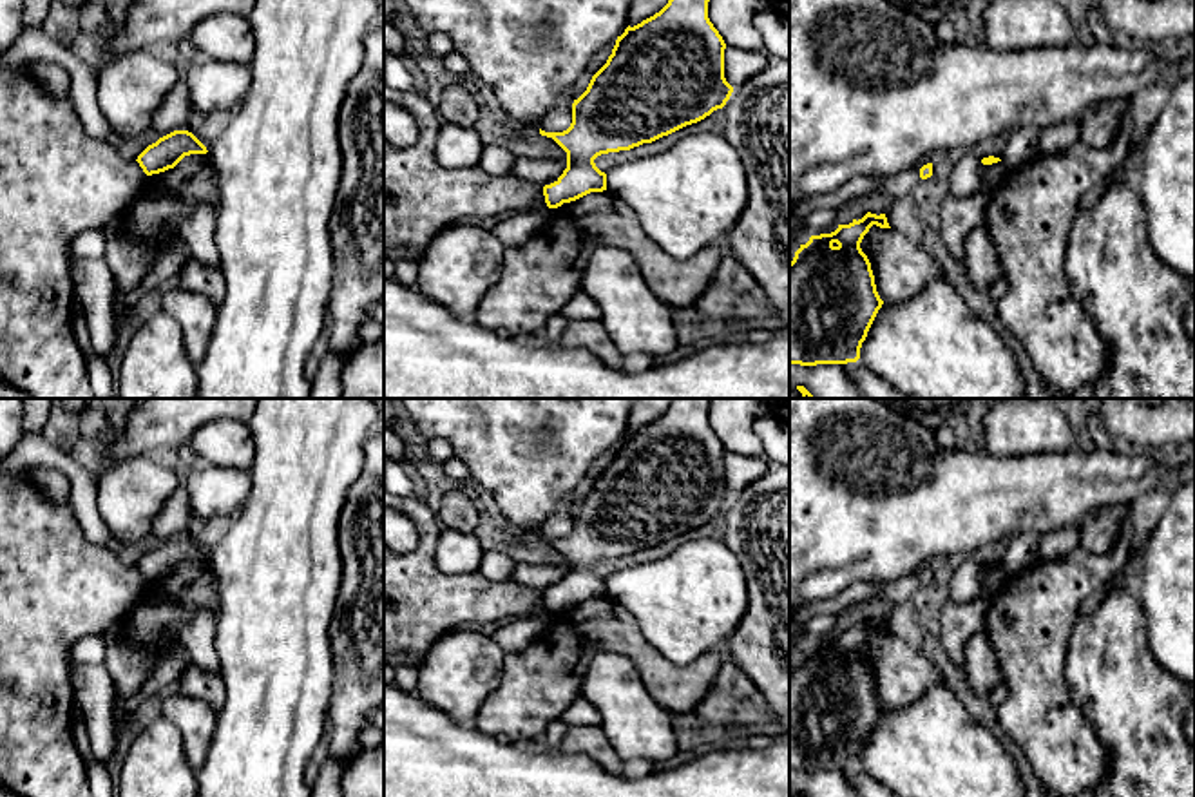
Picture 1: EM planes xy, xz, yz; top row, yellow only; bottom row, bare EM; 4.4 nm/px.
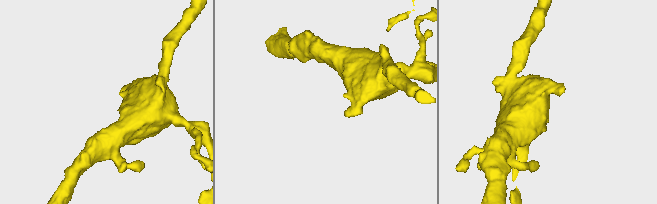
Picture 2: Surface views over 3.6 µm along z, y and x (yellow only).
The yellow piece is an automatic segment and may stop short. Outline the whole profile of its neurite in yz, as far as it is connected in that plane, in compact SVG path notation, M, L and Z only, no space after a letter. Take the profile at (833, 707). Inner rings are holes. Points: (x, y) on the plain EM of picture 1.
M885 619L838 630L831 639L811 641L789 668L789 770L847 770L860 764L862 748L882 714L875 681L860 648L869 634L891 634Z

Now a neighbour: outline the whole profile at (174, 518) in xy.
M179 485L156 514L150 536L158 538L159 543L174 536L186 536L192 520L188 491Z

